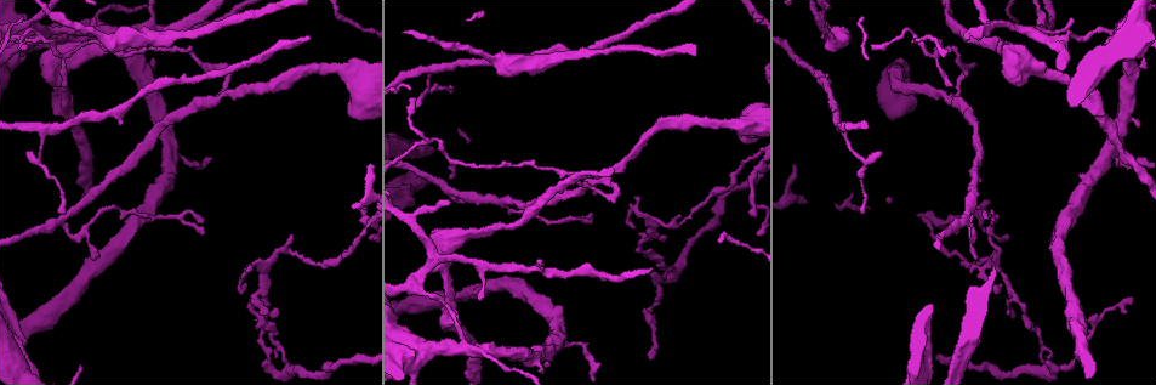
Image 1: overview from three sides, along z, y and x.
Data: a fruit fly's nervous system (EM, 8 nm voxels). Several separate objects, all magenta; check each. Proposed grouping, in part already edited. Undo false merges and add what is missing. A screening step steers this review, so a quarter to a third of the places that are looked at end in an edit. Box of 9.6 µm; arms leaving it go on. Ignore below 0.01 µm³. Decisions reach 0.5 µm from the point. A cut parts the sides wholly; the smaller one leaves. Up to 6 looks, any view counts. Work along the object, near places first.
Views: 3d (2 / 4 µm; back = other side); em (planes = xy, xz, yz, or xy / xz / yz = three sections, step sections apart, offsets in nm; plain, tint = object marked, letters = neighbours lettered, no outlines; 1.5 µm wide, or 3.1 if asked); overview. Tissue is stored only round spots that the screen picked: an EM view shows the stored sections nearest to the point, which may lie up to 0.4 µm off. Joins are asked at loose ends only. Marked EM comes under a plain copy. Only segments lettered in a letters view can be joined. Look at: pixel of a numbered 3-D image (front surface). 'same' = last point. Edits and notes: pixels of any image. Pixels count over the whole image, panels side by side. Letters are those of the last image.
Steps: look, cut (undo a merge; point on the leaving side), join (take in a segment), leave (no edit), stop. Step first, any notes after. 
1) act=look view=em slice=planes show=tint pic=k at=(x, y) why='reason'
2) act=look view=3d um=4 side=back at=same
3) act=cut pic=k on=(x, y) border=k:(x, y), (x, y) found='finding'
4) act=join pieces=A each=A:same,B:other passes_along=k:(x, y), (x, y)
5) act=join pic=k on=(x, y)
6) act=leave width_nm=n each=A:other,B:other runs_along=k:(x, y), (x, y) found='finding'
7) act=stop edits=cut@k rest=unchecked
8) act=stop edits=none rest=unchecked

act=look view=em slice=xz step=8 show=tint pic=1 at=(1002, 273) why='three arms meet'

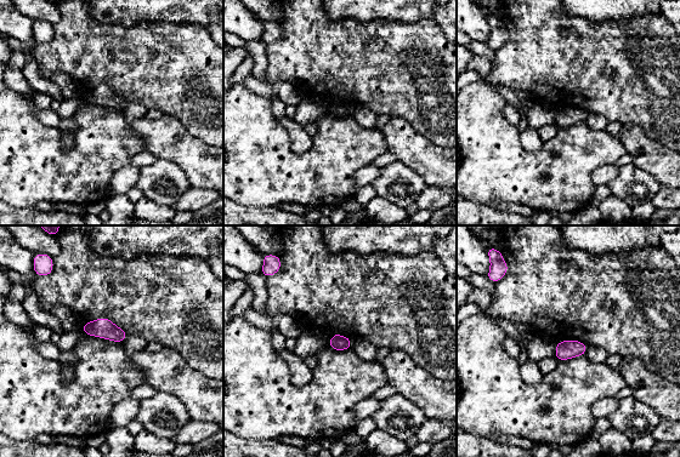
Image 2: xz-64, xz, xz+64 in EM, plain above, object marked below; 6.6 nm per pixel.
act=look view=em slice=planes show=letters at=same

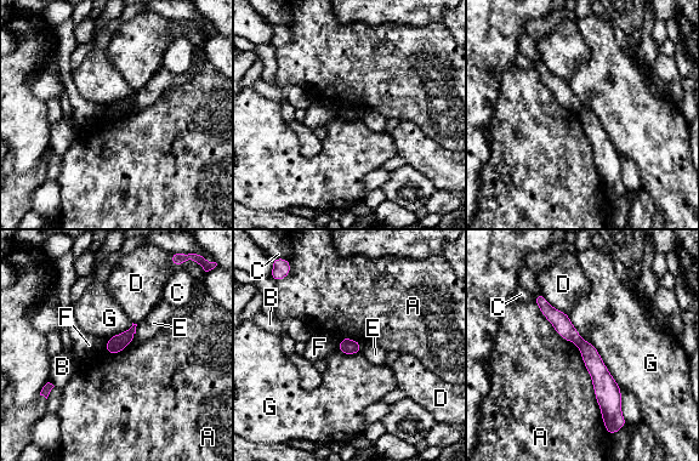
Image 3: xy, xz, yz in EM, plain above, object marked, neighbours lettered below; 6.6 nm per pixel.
act=leave width_nm=110 each=A:other,B:other,C:other,D:other,E:other,F:other,G:other runs_along=3:(538, 297), (589, 352), (608, 414) found='all the same cell'

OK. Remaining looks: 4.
act=look view=em slice=xz step=8 show=letters pic=1 at=(451, 86) why='branch stops here'

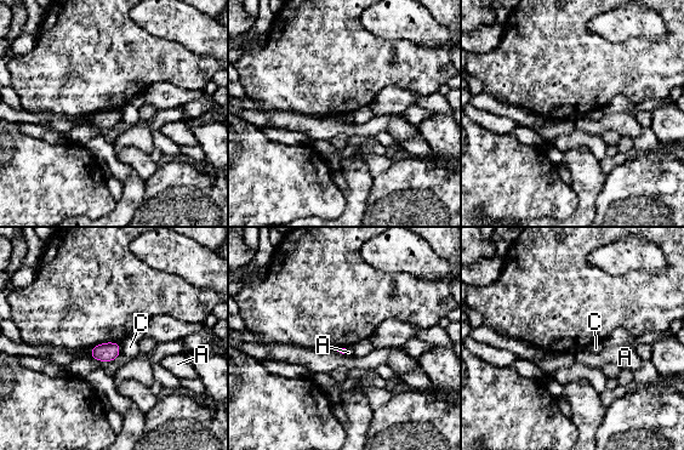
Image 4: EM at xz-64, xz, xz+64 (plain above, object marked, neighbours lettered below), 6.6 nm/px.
act=look view=em slice=xy step=4 show=letters at=same why='another direction'

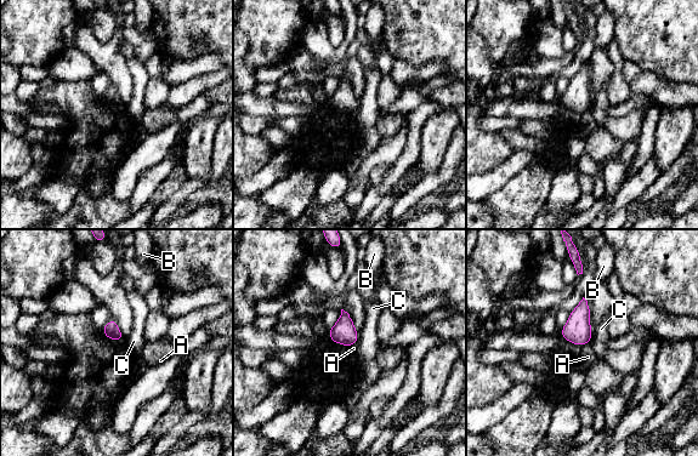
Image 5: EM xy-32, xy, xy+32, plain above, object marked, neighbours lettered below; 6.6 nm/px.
act=leave width_nm=110 each=A:other,B:other,C:other border=5:(592, 329), (592, 336), (589, 342) found='none of them fits'

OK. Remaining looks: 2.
act=look view=em um=3.1 slice=xz step=16 show=tint pic=1 at=(182, 80)

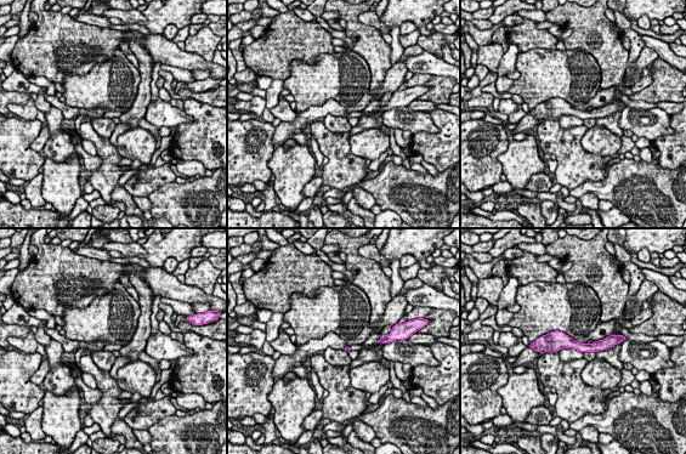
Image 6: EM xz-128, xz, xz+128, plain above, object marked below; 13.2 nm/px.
act=look view=em um=3.1 slice=planes show=letters at=same

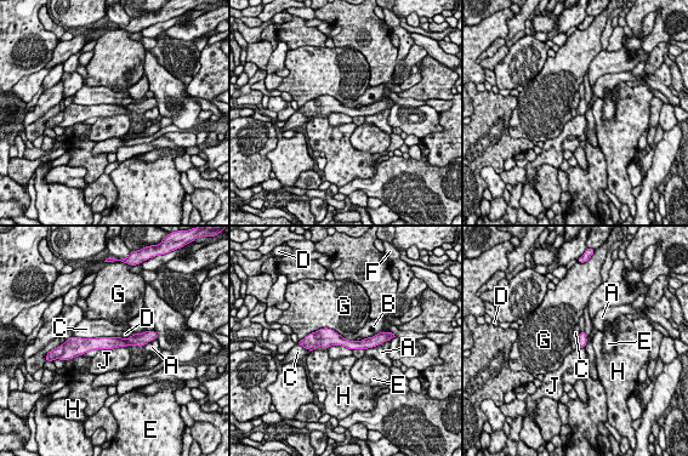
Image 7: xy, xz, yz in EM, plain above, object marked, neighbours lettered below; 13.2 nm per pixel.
act=leave longest_contact=C:650nm each=A:other,B:other,C:other,D:other,E:other,F:other,G:other,H:other,J:other border=7:(125, 347), (100, 348), (97, 351) found='all the same cell'

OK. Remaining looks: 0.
act=stop edits=none rest=unchecked

